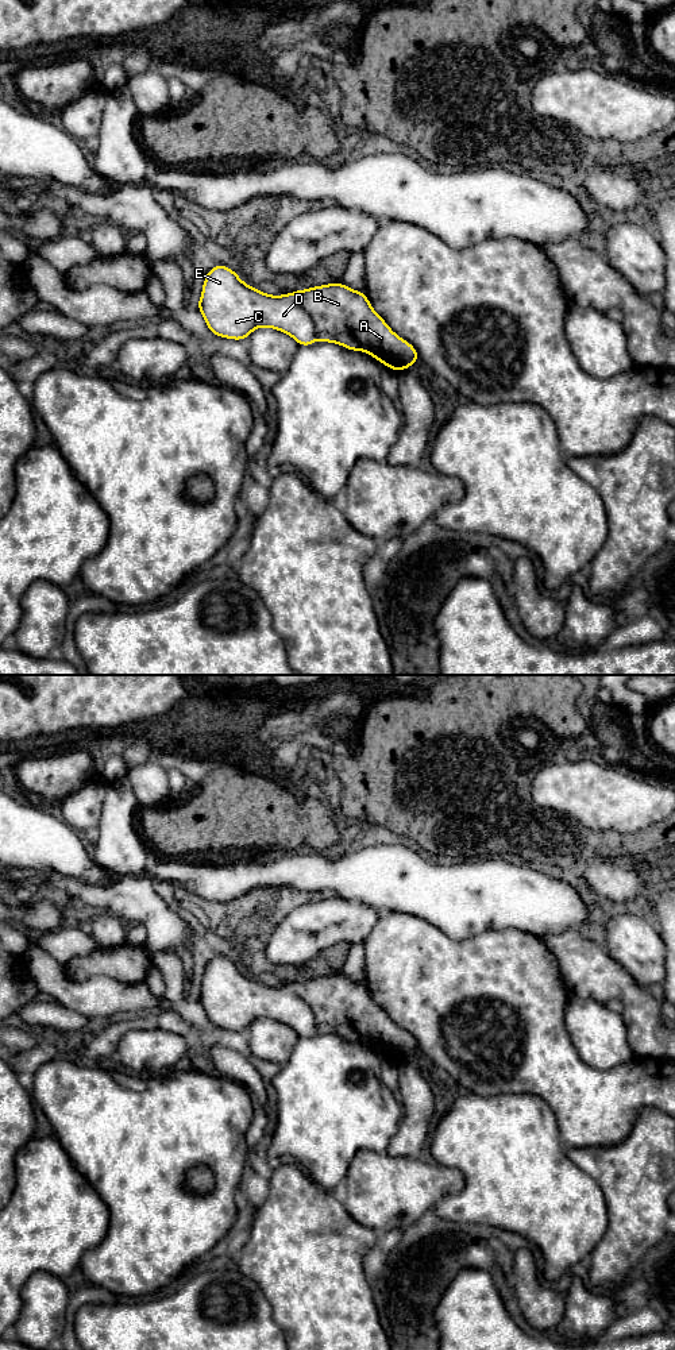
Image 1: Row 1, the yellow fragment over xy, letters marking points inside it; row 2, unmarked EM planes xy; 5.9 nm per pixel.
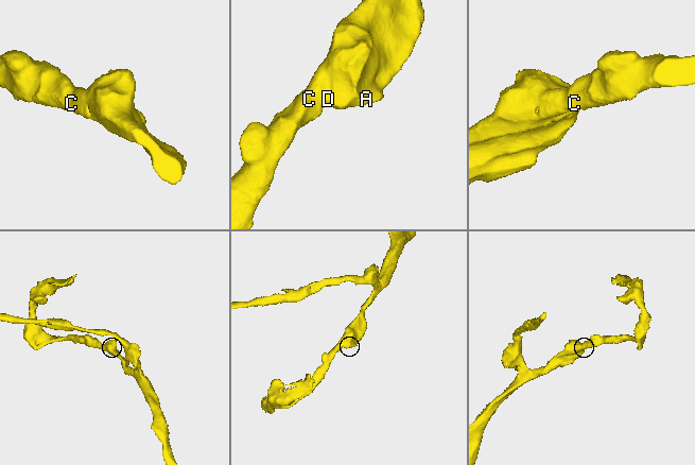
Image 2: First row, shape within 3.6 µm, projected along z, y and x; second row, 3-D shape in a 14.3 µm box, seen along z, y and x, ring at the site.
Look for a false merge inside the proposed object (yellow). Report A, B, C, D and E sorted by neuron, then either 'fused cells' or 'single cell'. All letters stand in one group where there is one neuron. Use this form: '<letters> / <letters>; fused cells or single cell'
A B C D E; single cell

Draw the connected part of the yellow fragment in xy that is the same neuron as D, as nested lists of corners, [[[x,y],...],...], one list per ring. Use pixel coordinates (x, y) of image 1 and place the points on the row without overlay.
[[[225,956],[213,957],[205,967],[200,992],[196,995],[212,1026],[246,1031],[256,1019],[267,1018],[292,1027],[298,1037],[313,1037],[319,1029],[350,1042],[364,1042],[397,1065],[420,1052],[417,1041],[396,1026],[374,1002],[366,984],[342,973],[313,977],[293,984],[270,987],[244,975],[236,963]]]

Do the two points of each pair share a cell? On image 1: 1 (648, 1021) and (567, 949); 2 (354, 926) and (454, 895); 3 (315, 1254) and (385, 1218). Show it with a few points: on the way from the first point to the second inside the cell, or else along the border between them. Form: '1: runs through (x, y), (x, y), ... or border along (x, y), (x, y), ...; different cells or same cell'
1: runs through (631, 1001), (610, 980), (594, 975), (587, 968); same cell
2: border along (347, 899), (355, 899), (380, 911); different cells
3: border along (343, 1206), (358, 1222), (378, 1234); different cells

